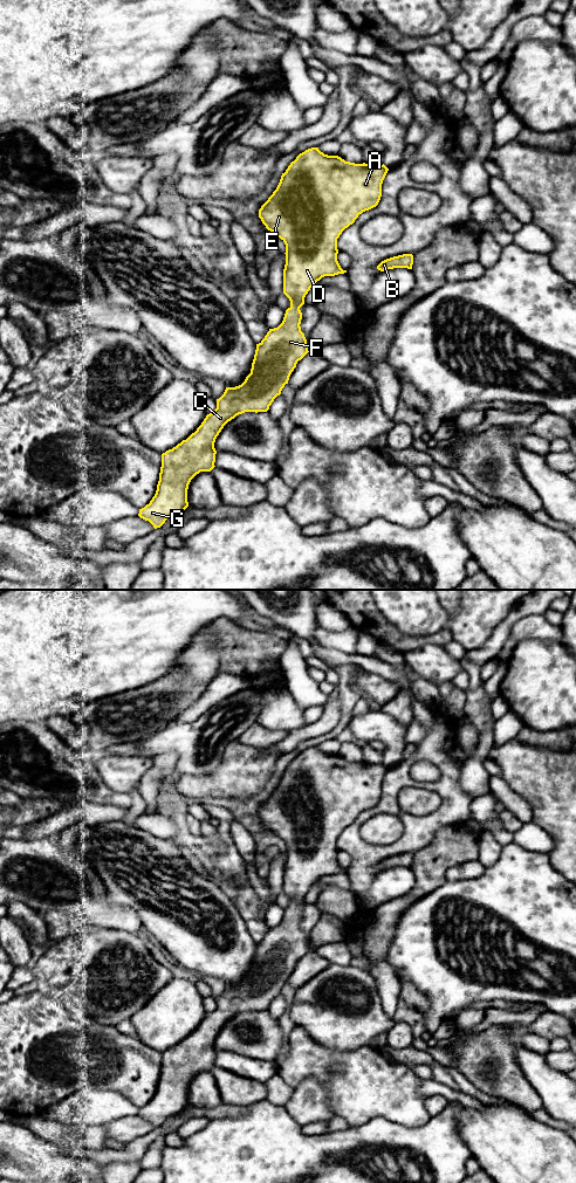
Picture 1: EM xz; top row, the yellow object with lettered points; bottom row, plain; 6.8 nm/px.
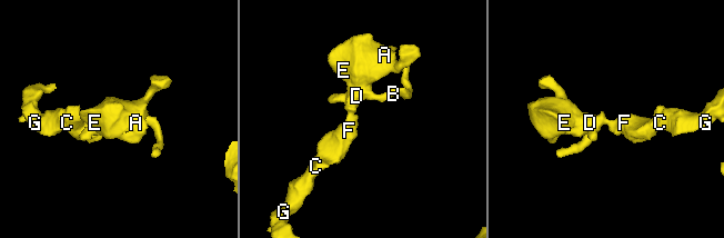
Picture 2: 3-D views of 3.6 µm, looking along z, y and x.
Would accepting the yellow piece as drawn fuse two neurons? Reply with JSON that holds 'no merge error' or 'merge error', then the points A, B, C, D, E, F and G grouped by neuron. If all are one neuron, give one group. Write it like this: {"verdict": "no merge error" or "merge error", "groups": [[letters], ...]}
{"verdict": "no merge error", "groups": [["A", "B", "C", "D", "E", "F", "G"]]}

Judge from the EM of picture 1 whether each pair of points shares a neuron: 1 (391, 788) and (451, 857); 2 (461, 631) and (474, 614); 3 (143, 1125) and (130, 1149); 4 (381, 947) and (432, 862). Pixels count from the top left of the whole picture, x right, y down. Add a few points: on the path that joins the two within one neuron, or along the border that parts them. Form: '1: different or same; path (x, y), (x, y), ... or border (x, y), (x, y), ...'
1: different; border (458, 824), (441, 826), (426, 845), (412, 853)
2: same; path (465, 627), (474, 618)
3: different; border (155, 1128), (124, 1146)
4: same; path (383, 926), (385, 920), (424, 884)

